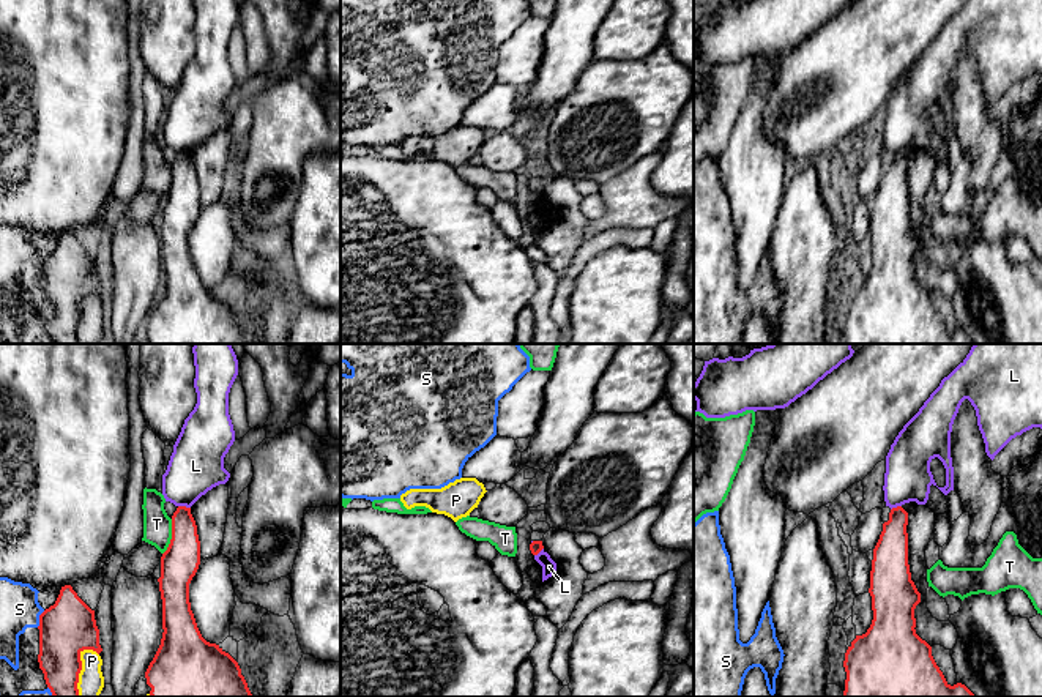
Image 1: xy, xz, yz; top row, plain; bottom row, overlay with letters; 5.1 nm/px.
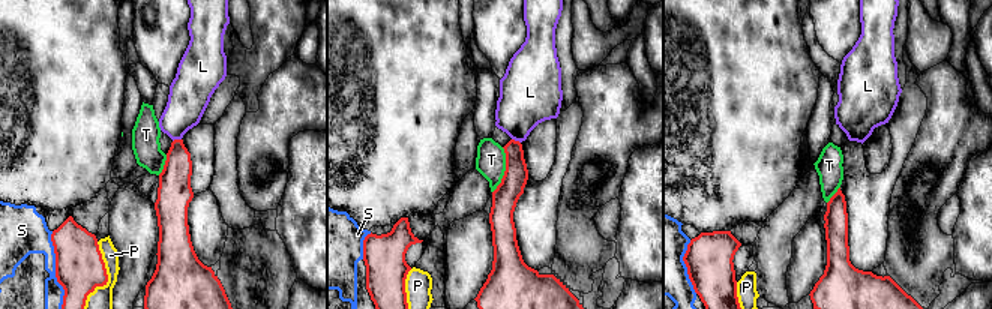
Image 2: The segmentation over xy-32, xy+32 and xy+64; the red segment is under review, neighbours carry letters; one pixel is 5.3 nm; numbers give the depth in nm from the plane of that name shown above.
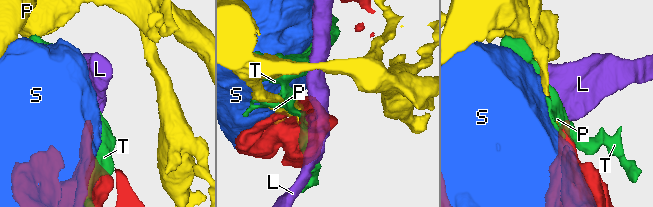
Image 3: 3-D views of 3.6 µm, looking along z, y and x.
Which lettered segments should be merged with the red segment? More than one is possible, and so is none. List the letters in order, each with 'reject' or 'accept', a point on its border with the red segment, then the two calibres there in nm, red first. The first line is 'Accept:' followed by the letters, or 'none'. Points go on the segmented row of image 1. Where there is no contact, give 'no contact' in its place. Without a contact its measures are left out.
Accept: none
L: reject; contact xy (185, 506); calibres 180 and 280 nm
P: reject; contact xy (81, 669); calibres 280 and 130 nm
S: reject; contact xy (40, 618); calibres 280 and 200 nm
T: reject; contact xy (172, 536); calibres 190 and 140 nm

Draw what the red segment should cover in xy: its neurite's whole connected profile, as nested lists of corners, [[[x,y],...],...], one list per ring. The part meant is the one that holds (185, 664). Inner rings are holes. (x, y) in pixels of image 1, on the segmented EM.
[[[178,506],[172,516],[172,539],[161,557],[162,639],[145,678],[151,697],[252,697],[238,662],[219,645],[207,642],[189,602],[189,583],[200,565],[200,541],[191,508]]]

